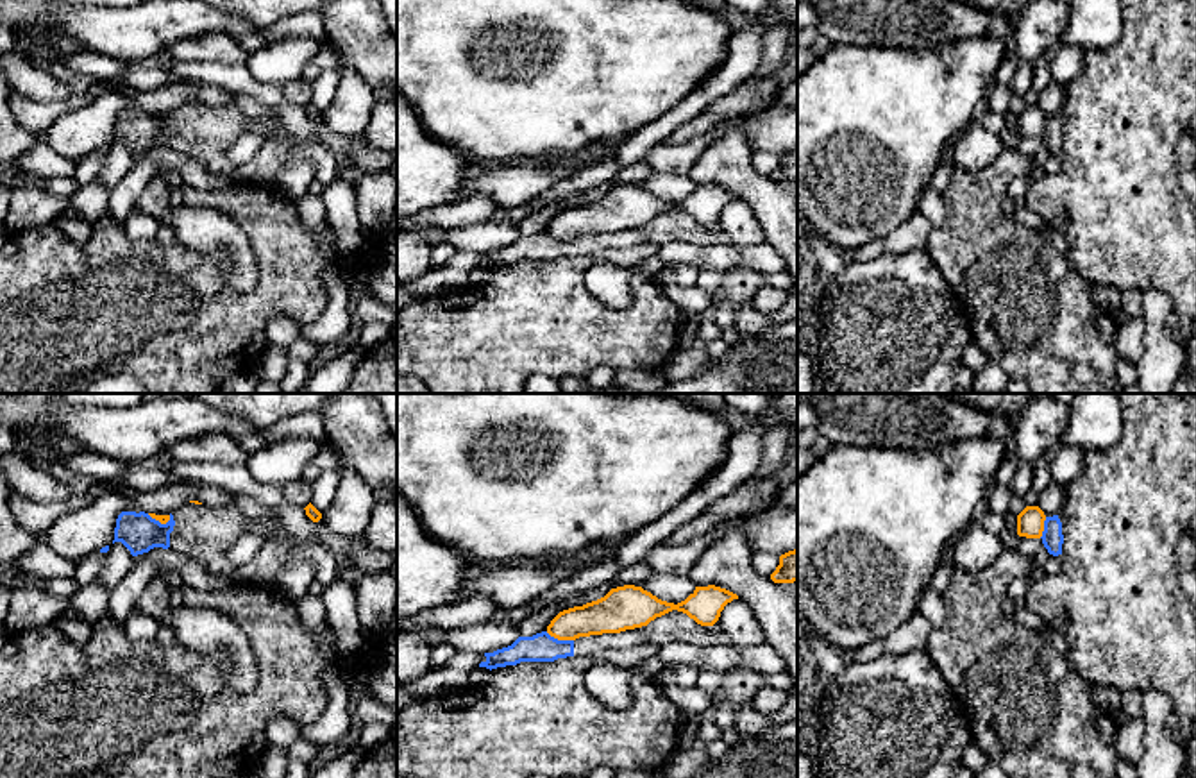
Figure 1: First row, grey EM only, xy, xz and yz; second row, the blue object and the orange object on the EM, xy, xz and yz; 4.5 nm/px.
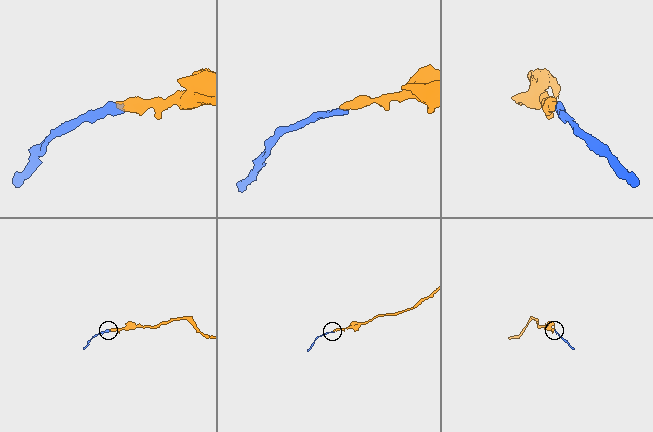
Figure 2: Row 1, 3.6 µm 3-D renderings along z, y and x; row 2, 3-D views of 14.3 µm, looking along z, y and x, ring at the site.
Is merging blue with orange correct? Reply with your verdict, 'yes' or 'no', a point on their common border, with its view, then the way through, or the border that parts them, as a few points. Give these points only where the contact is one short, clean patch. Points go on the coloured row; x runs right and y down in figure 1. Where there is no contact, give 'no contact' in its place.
no; contact xz (560, 641); border xz (546, 632), (558, 639), (572, 641)

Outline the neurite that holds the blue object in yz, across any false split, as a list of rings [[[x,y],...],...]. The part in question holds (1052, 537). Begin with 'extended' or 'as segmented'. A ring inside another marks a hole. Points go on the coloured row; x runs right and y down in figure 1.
as segmented | [[[1058,515],[1046,517],[1040,538],[1049,554],[1053,556],[1062,554],[1064,535]]]

